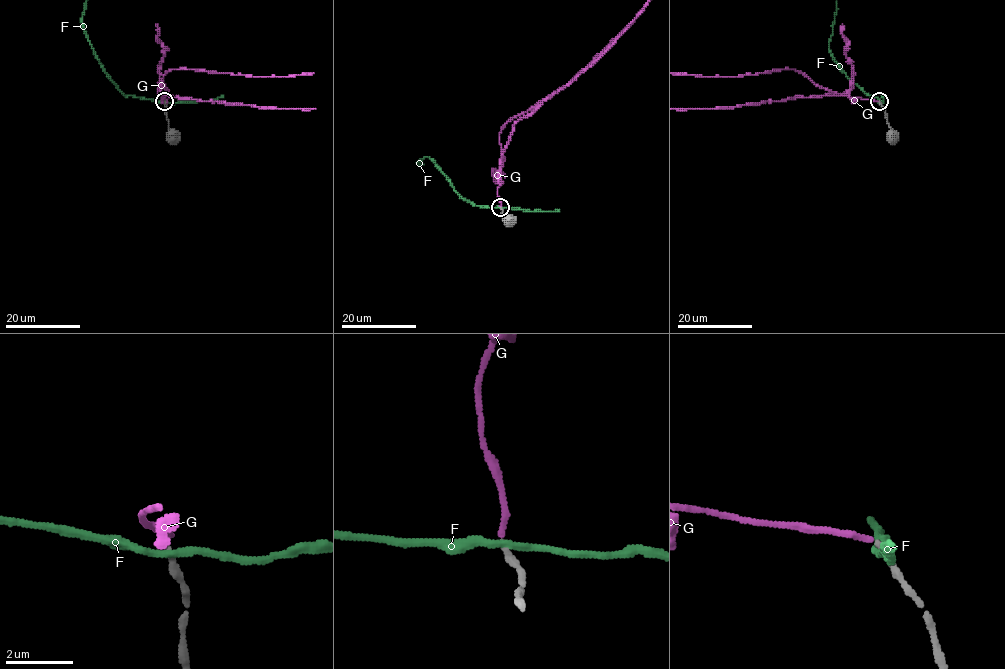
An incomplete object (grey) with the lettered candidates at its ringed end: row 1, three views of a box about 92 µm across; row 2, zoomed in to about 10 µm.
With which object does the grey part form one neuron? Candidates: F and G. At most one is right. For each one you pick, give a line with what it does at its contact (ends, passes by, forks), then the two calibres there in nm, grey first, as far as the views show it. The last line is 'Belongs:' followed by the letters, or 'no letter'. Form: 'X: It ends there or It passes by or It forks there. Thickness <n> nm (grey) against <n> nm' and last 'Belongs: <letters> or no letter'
G: It ends there. Thickness 150 nm (grey) against 180 nm
Belongs: G

